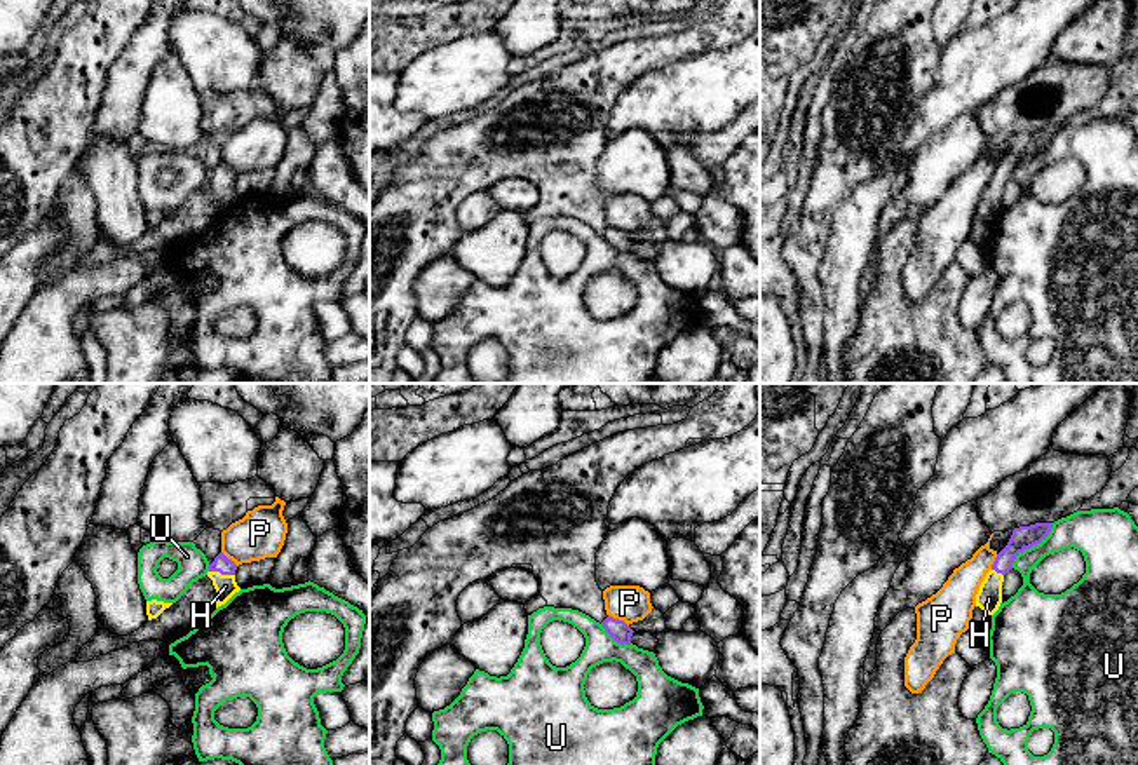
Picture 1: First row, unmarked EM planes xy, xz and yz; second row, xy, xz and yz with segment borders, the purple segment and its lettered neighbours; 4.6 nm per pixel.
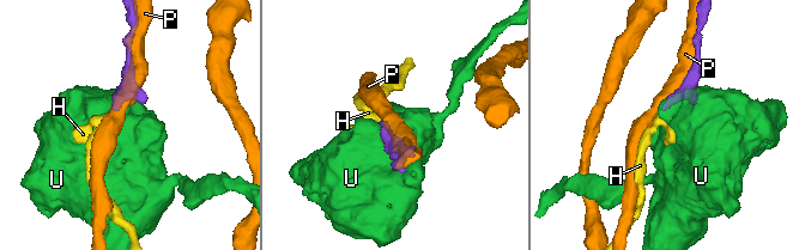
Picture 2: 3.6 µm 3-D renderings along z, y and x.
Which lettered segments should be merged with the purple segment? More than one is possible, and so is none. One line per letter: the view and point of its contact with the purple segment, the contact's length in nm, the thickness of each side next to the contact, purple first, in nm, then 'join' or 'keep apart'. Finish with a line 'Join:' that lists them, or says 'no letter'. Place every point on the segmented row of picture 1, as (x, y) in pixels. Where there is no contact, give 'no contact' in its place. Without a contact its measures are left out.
H: xy (222, 574) | 120 nm | 80/100 nm | join
P: xz (617, 619) | 110 nm | 90/170 nm | keep apart
U: yz (1032, 546) | 280 nm | 110/190 nm | keep apart
Join: H

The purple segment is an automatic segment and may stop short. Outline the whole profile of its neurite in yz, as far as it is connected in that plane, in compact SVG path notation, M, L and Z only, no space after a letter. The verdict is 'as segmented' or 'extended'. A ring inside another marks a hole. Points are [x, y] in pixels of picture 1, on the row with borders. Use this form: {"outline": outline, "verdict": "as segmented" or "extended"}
{"outline": "M1035 523L1013 530L1007 545L997 554L992 570L986 573L976 594L976 606L993 615L1002 603L1004 575L1013 568L1019 552L1040 544L1051 531L1053 523Z", "verdict": "extended"}

